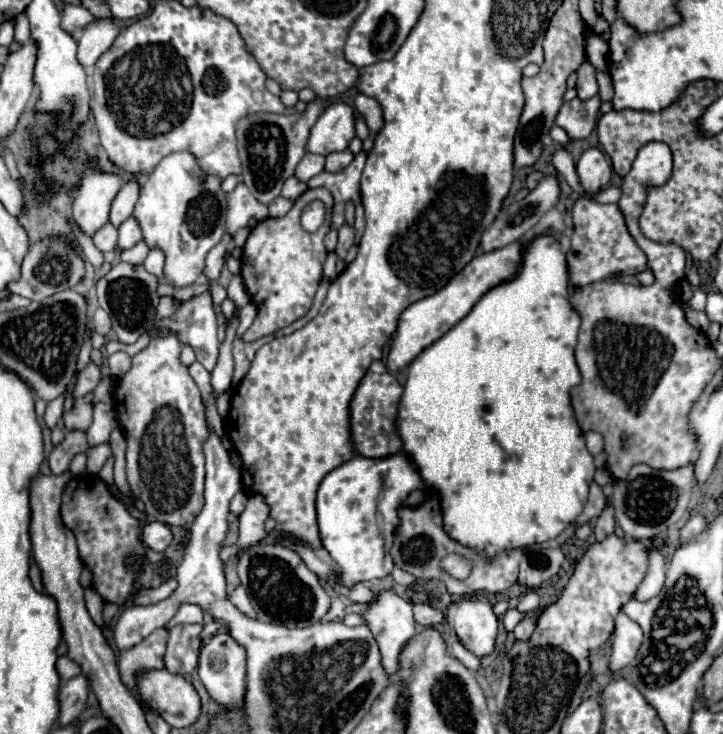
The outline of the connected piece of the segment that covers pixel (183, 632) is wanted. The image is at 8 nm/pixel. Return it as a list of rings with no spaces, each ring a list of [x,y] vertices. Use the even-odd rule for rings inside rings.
[[[179,624],[171,628],[171,638],[167,642],[165,664],[173,674],[187,676],[197,668],[197,658],[201,650],[199,634],[203,624]]]

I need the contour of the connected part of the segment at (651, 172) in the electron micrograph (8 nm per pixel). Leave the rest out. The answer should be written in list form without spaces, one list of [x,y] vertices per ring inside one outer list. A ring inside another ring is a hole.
[[[651,142],[645,144],[629,174],[623,176],[621,182],[621,198],[617,206],[621,208],[625,222],[637,226],[641,210],[647,202],[647,188],[657,188],[663,186],[671,178],[671,150],[667,144]]]

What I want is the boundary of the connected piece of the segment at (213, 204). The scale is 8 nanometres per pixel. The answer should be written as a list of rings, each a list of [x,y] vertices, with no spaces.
[[[173,152],[165,156],[155,170],[147,176],[145,184],[141,186],[141,194],[135,206],[133,216],[139,220],[143,230],[143,240],[149,244],[149,248],[161,248],[167,256],[165,260],[165,280],[171,282],[177,288],[193,284],[203,268],[205,268],[205,256],[207,252],[223,238],[225,234],[225,222],[227,222],[227,194],[221,190],[221,178],[209,176],[199,168],[195,156],[191,152]]]

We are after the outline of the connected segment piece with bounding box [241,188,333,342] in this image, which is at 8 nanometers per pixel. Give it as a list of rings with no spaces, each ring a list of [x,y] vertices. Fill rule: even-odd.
[[[309,188],[295,200],[293,208],[285,216],[265,218],[251,230],[243,246],[241,278],[251,302],[257,306],[257,318],[243,334],[243,340],[253,342],[257,338],[273,334],[293,324],[295,320],[303,318],[309,312],[317,286],[323,278],[323,262],[327,258],[323,238],[331,226],[331,208],[333,208],[333,198],[327,192],[327,188]],[[313,200],[323,200],[325,222],[317,232],[311,234],[301,228],[301,214],[303,208]]]

